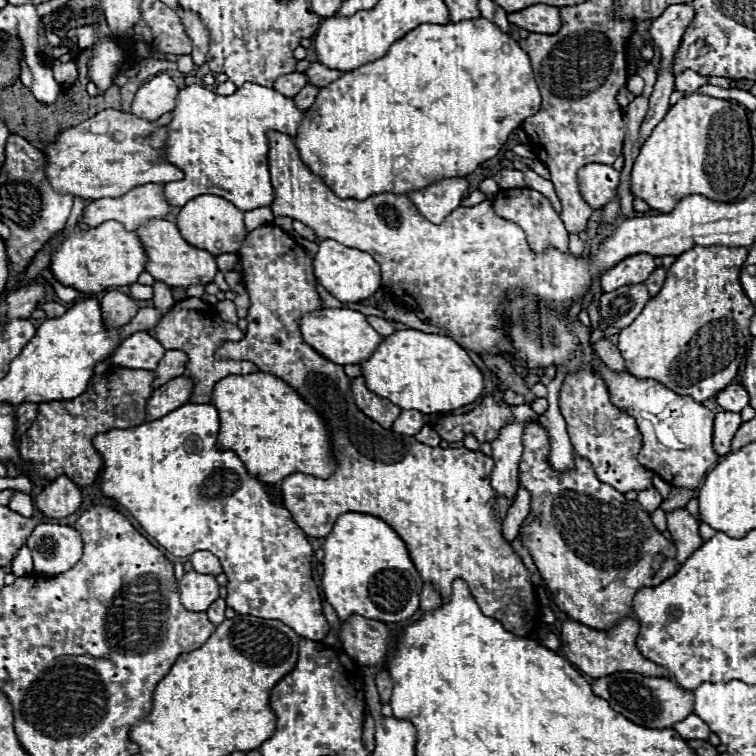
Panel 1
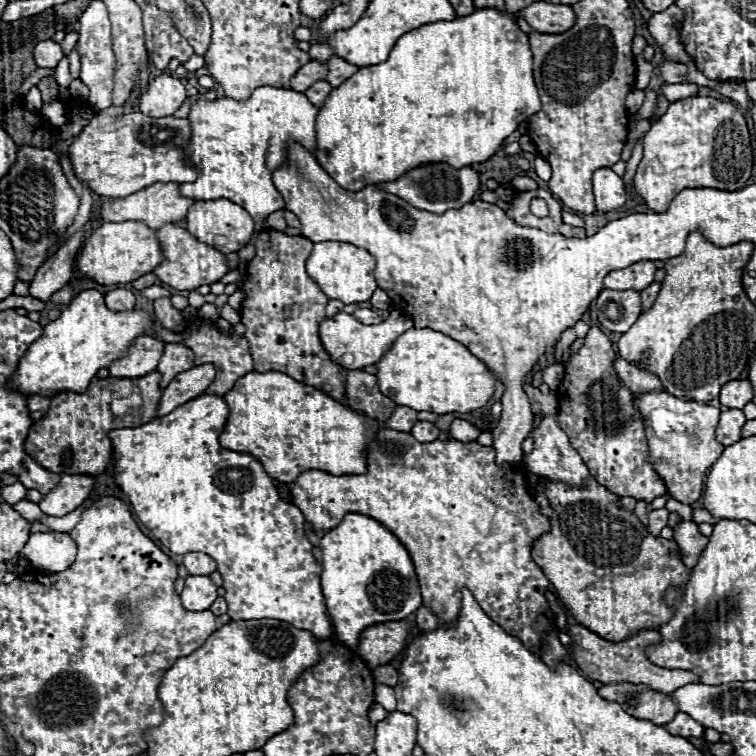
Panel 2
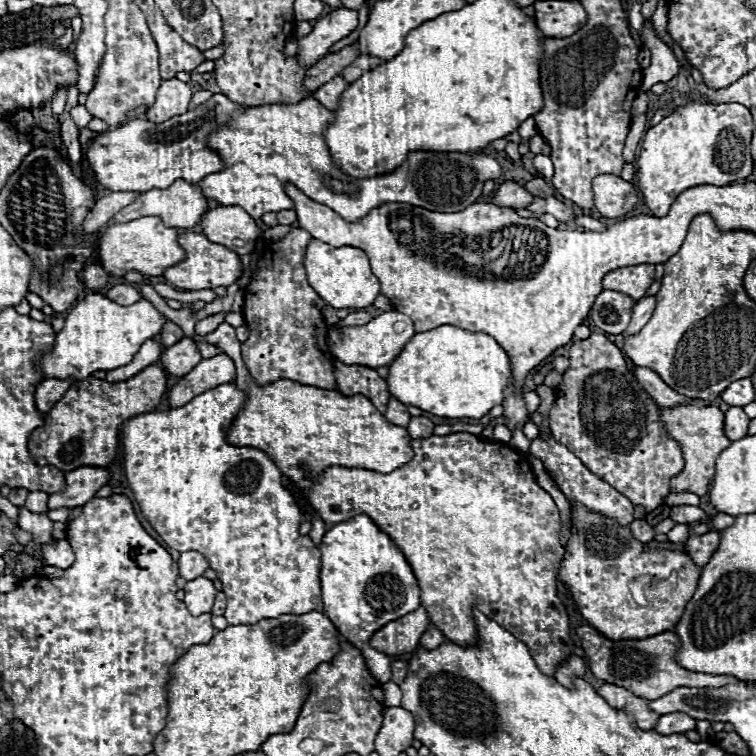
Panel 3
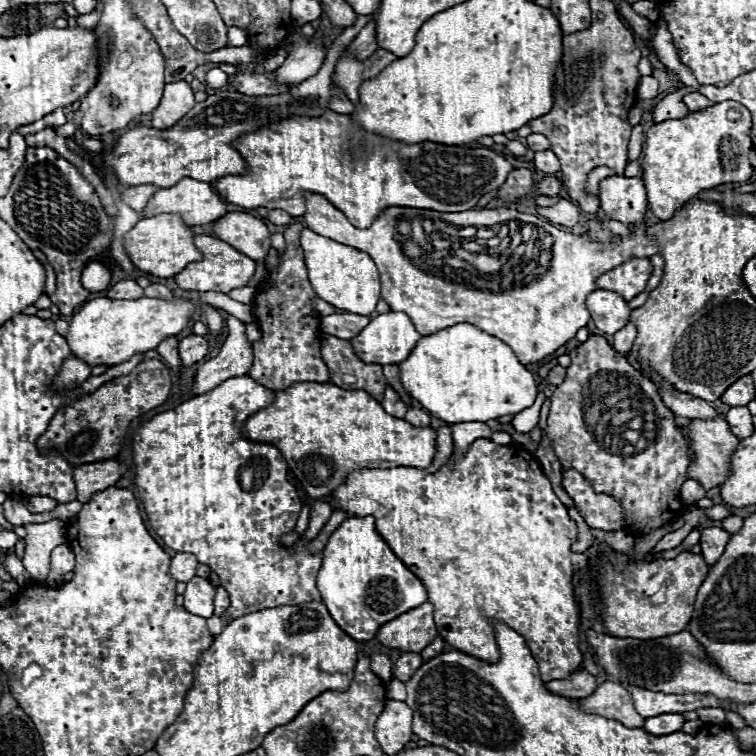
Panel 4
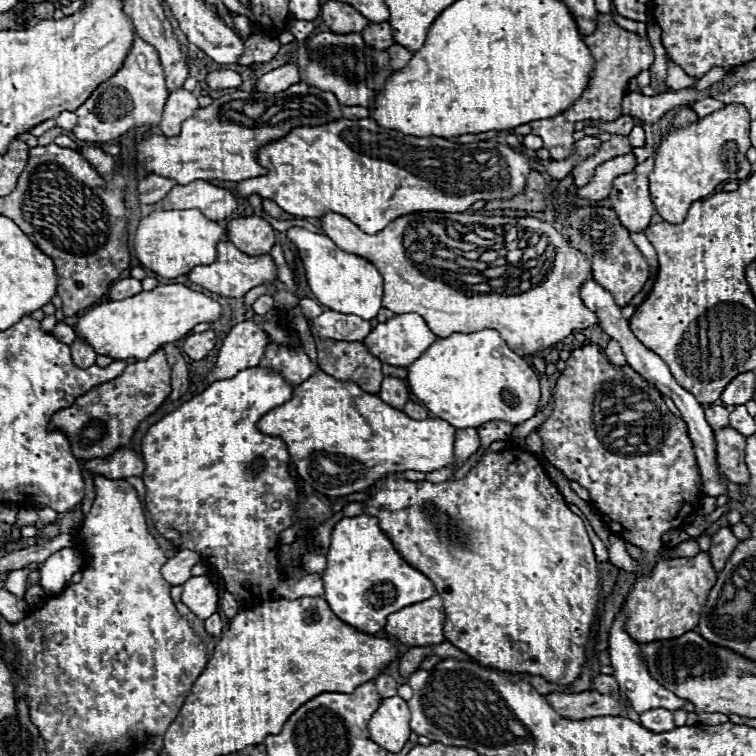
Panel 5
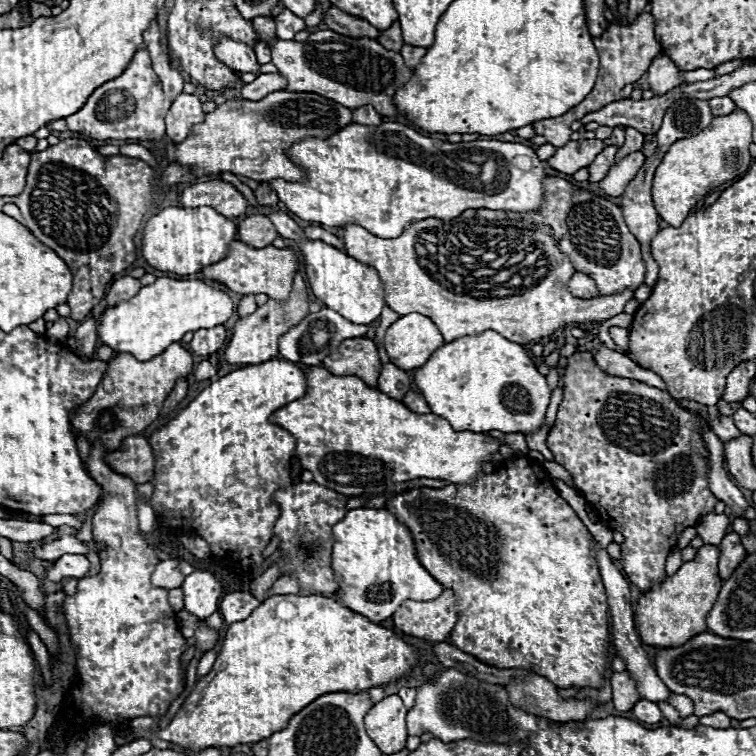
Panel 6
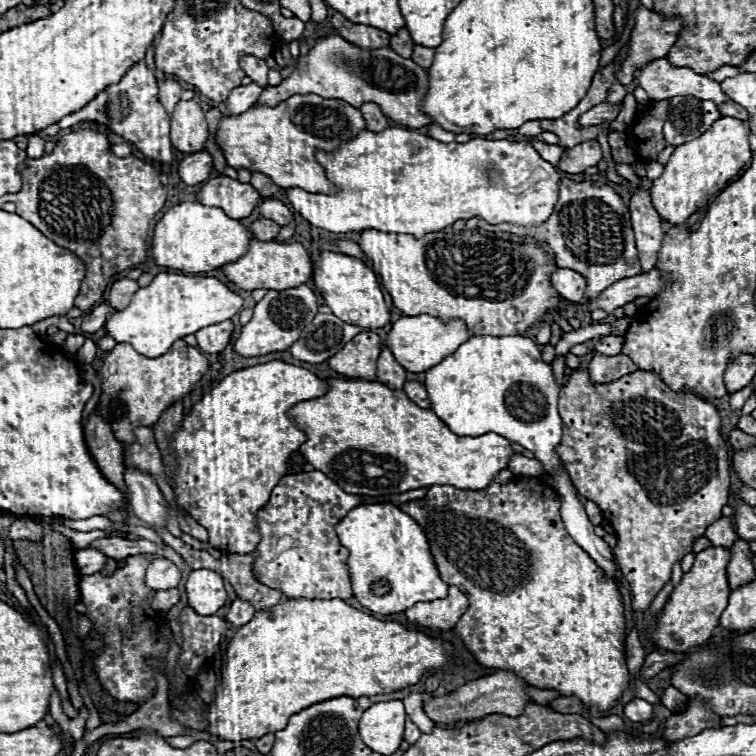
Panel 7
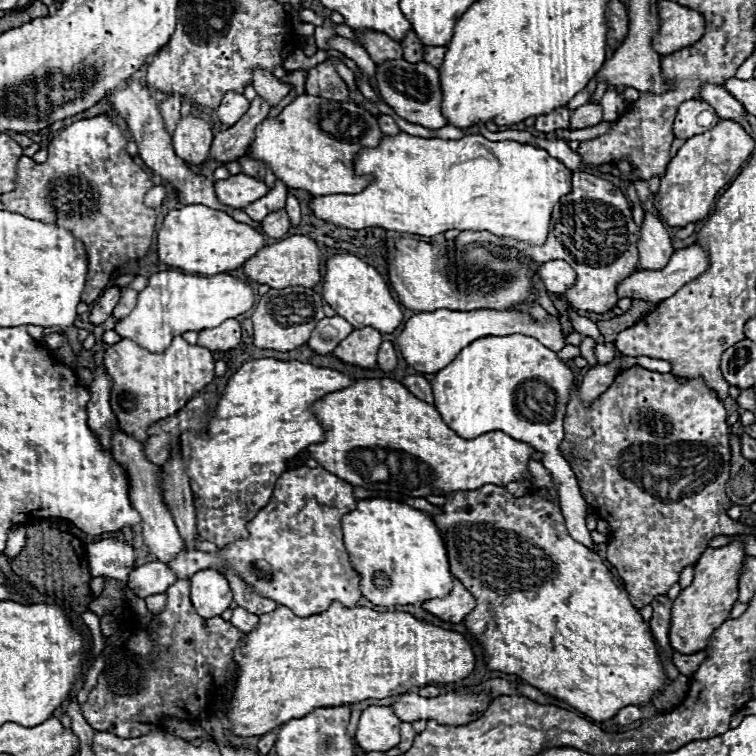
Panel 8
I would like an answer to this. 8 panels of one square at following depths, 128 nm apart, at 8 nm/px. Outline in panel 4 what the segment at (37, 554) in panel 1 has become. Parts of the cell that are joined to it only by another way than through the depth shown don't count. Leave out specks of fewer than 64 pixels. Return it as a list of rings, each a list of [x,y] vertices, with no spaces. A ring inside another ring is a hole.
[[[60,544],[52,550],[52,558],[50,558],[50,572],[48,576],[42,580],[44,586],[50,586],[50,588],[56,588],[62,584],[62,576],[72,572],[74,570],[74,552],[70,550],[68,544]]]

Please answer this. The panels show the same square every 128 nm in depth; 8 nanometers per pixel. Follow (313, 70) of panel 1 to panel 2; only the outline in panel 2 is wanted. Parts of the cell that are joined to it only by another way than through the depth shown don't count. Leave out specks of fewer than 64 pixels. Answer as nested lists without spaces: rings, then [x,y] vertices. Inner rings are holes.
[[[332,56],[328,60],[328,76],[326,76],[326,82],[330,82],[334,88],[340,86],[342,82],[346,82],[352,74],[356,74],[360,70],[360,66],[354,66],[338,56]]]

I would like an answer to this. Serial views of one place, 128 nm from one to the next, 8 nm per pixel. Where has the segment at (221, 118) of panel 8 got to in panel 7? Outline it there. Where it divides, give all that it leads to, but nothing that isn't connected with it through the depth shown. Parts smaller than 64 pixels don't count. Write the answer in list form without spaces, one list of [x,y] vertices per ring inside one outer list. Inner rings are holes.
[[[248,84],[248,86],[238,86],[230,92],[228,100],[226,100],[226,108],[232,116],[238,116],[242,112],[246,112],[248,108],[252,108],[258,100],[258,94],[262,94],[262,88],[258,84]]]

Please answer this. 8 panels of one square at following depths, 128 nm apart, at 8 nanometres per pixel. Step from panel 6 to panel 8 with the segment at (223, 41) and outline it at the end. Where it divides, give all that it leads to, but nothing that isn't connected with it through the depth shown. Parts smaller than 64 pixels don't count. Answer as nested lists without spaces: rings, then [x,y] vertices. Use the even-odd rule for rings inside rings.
[[[254,70],[254,88],[256,88],[258,96],[264,98],[274,108],[292,90],[292,84],[280,82],[274,74],[270,74],[266,70]]]

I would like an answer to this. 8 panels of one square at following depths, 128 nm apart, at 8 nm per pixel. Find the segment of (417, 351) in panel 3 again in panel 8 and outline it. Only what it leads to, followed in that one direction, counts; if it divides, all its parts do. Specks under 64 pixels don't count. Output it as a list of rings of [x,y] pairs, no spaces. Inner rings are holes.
[[[524,334],[478,338],[446,368],[436,372],[432,380],[434,406],[458,436],[472,440],[486,432],[502,430],[544,454],[542,464],[558,484],[560,506],[570,536],[576,542],[594,548],[586,528],[586,502],[568,460],[560,454],[560,442],[564,438],[562,418],[572,386],[574,374],[568,362],[560,360],[554,350],[546,348],[536,338]]]

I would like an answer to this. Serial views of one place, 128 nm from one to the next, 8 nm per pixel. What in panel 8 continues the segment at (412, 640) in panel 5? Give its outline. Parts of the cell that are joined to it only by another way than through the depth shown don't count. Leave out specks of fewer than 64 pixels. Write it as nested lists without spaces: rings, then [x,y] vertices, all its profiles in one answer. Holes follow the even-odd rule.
[[[454,580],[454,588],[448,596],[426,600],[422,606],[426,612],[438,616],[440,620],[458,624],[474,610],[476,598],[468,592],[468,588],[460,580]]]

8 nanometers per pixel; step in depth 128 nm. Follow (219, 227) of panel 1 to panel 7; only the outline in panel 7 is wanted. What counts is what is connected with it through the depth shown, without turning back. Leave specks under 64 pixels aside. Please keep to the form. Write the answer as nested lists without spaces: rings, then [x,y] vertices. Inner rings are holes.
[[[260,218],[252,224],[252,234],[256,240],[262,240],[262,242],[270,242],[278,236],[280,232],[280,226],[268,218]]]

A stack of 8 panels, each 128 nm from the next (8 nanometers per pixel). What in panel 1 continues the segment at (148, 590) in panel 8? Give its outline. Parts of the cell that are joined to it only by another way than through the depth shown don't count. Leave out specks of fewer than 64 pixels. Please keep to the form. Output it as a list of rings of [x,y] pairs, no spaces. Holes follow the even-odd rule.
[[[194,552],[192,554],[192,568],[194,572],[200,572],[200,574],[212,574],[212,576],[218,576],[222,574],[222,566],[220,566],[220,560],[212,554],[212,552]]]

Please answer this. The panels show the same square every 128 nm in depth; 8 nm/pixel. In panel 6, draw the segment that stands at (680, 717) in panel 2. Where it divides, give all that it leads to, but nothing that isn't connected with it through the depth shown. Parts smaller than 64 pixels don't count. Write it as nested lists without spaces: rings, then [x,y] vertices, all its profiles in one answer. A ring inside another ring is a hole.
[[[638,700],[632,708],[634,712],[634,718],[640,720],[640,722],[646,722],[646,724],[656,724],[660,722],[664,716],[660,712],[660,708],[656,706],[656,702],[650,702],[650,700]]]

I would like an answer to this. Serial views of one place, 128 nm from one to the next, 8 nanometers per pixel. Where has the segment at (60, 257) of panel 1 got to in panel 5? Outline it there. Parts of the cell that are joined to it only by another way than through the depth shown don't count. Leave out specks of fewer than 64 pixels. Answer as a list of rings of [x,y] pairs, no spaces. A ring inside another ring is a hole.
[[[162,210],[142,218],[134,236],[134,248],[142,266],[164,278],[178,278],[194,266],[212,264],[218,254],[216,244],[222,240],[226,240],[226,228],[206,218],[200,210]]]

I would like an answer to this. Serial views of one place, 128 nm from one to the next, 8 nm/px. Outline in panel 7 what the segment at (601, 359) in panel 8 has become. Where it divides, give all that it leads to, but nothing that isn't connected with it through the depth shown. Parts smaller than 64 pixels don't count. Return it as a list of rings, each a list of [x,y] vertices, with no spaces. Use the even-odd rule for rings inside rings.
[[[604,336],[602,340],[594,346],[594,350],[596,352],[600,352],[600,354],[604,354],[604,356],[616,356],[616,354],[620,354],[620,350],[622,350],[622,338],[620,336]]]

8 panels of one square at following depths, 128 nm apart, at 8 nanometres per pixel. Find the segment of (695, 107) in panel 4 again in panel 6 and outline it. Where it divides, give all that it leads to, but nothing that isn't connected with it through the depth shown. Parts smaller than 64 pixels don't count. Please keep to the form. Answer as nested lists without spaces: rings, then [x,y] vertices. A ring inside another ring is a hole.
[[[718,96],[718,98],[710,98],[710,108],[714,110],[714,116],[726,116],[732,114],[736,110],[734,102],[730,102],[728,96]]]

